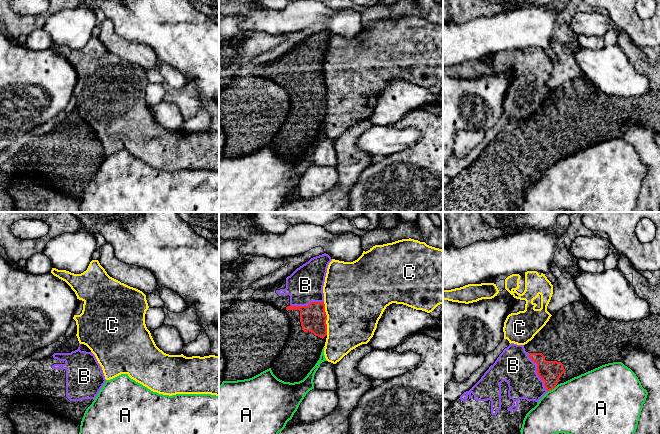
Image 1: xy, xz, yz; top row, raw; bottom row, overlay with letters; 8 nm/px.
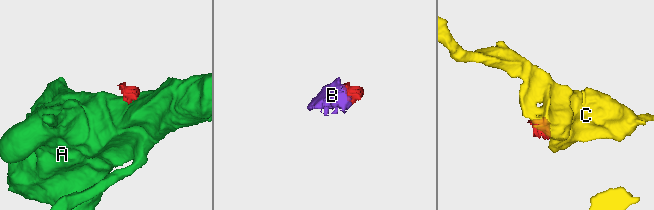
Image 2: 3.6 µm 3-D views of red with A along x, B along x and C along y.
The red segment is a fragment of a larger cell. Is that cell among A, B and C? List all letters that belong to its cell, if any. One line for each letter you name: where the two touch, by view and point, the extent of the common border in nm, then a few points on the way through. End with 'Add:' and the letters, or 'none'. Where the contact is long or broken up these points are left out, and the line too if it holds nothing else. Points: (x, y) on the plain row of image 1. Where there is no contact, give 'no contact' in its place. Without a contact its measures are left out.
B: yz (537, 148) | 340 nm
Add: B

